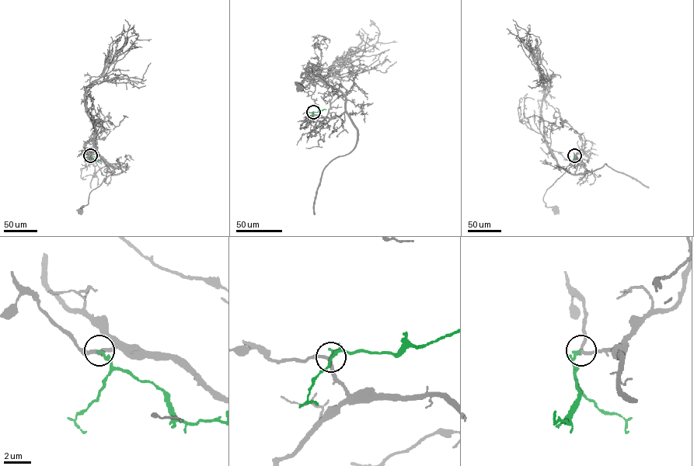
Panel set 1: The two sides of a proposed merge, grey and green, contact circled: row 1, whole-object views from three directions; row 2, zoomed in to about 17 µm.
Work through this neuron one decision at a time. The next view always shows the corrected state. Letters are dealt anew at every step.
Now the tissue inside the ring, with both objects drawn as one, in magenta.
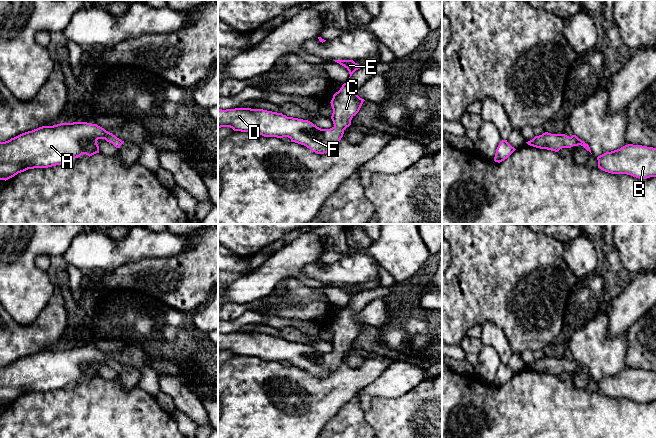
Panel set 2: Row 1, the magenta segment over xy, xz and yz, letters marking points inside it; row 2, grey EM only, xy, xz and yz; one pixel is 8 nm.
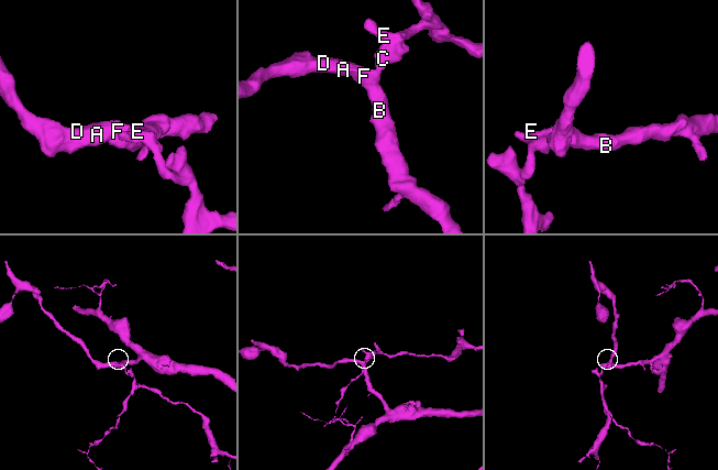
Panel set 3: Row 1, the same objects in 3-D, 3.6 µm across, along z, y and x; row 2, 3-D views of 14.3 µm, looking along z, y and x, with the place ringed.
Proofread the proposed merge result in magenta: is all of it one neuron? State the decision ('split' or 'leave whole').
leave whole

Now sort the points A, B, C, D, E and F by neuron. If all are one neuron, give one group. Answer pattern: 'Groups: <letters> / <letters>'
Groups: A B C D E F

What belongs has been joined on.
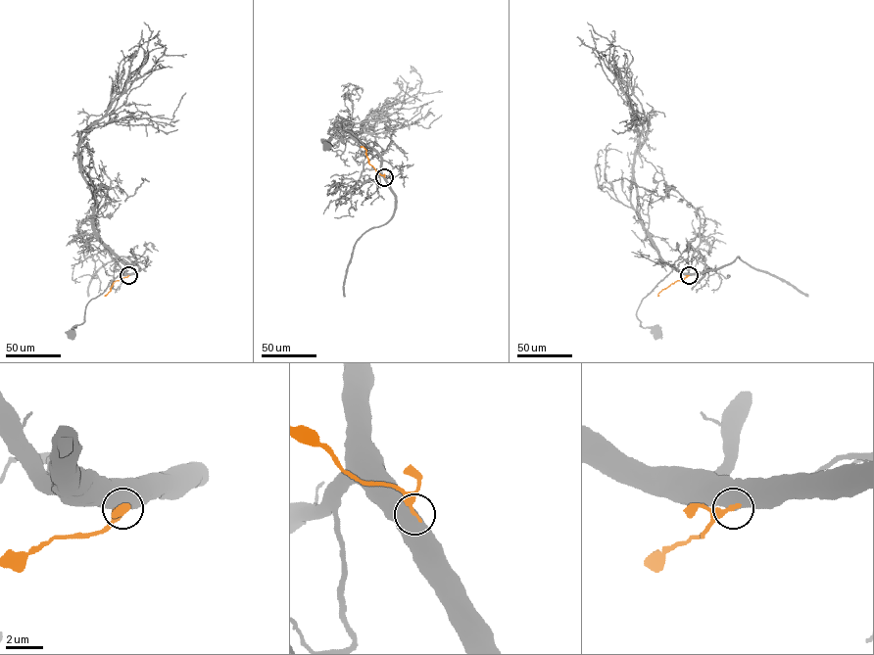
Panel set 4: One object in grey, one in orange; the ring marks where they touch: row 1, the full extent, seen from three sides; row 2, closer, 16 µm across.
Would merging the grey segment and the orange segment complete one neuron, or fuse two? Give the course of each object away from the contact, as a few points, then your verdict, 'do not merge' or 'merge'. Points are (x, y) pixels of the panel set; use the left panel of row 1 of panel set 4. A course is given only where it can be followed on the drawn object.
grey runs (128, 275), (124, 269), (88, 303), (84, 321), (74, 325), (71, 334); orange runs (128, 275), (114, 281), (105, 296); do not merge

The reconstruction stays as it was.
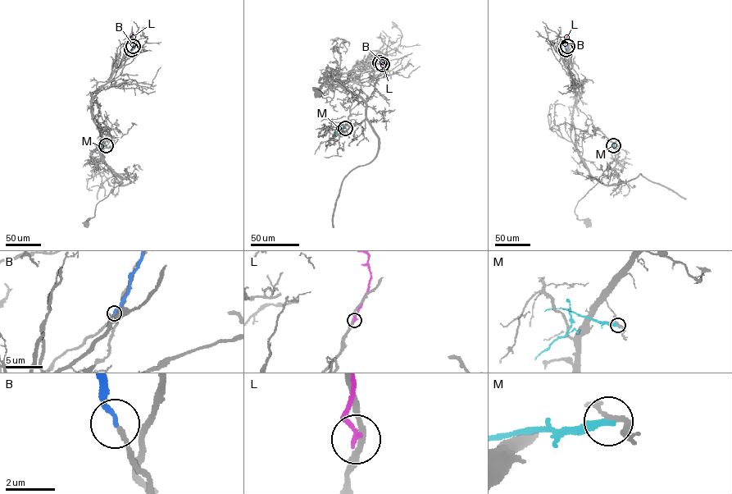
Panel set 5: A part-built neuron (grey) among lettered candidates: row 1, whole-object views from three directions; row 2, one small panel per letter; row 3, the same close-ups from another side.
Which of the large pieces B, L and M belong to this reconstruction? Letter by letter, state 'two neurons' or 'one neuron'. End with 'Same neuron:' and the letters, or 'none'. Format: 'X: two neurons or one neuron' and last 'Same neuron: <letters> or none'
B: one neuron
L: two neurons
M: two neurons
Same neuron: B

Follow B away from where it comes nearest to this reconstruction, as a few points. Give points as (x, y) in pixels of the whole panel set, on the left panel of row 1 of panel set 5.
B: (131, 49), (135, 39)

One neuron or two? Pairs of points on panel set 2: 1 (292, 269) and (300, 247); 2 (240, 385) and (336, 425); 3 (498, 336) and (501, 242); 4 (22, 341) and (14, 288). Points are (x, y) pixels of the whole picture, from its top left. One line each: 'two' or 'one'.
1: one
2: two
3: two
4: two

